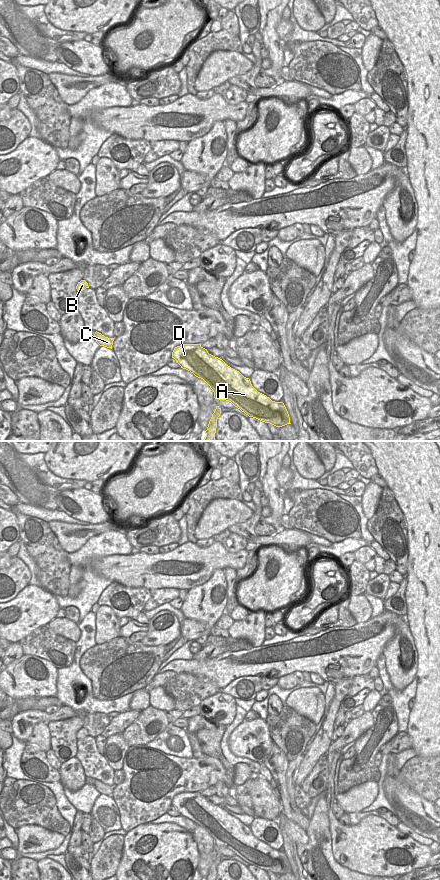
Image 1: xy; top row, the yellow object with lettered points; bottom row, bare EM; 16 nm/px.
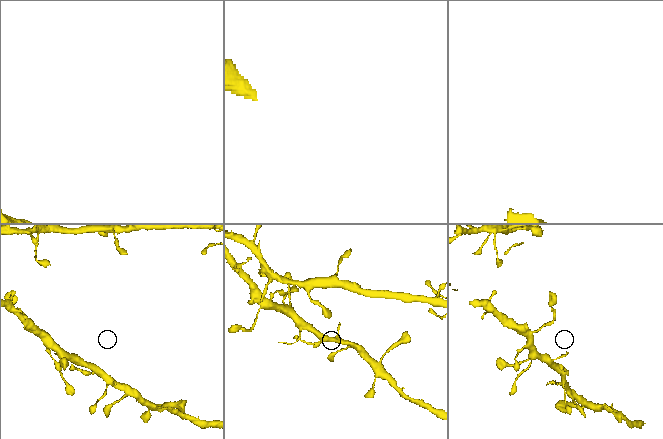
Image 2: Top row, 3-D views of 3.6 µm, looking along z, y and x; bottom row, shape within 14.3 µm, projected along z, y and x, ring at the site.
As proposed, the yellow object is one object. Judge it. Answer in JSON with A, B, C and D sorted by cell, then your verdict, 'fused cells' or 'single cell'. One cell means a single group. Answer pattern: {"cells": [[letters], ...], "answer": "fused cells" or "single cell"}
{"cells": [["A", "B", "C", "D"]], "answer": "single cell"}

